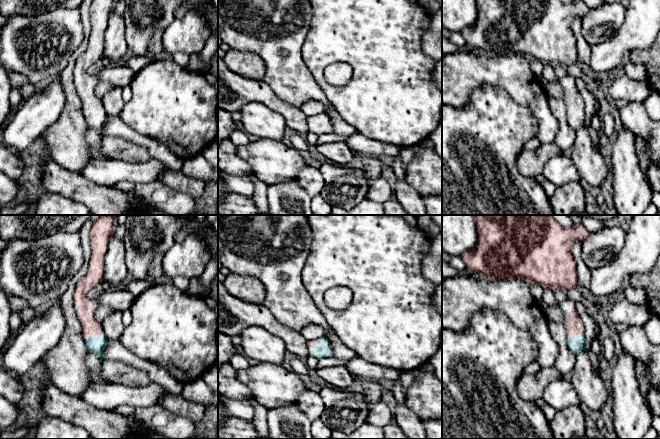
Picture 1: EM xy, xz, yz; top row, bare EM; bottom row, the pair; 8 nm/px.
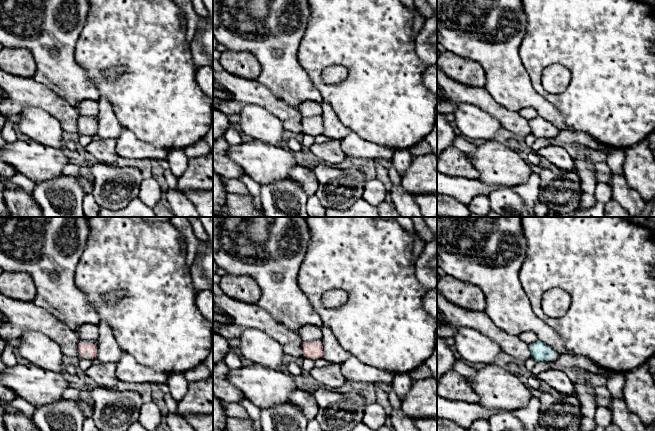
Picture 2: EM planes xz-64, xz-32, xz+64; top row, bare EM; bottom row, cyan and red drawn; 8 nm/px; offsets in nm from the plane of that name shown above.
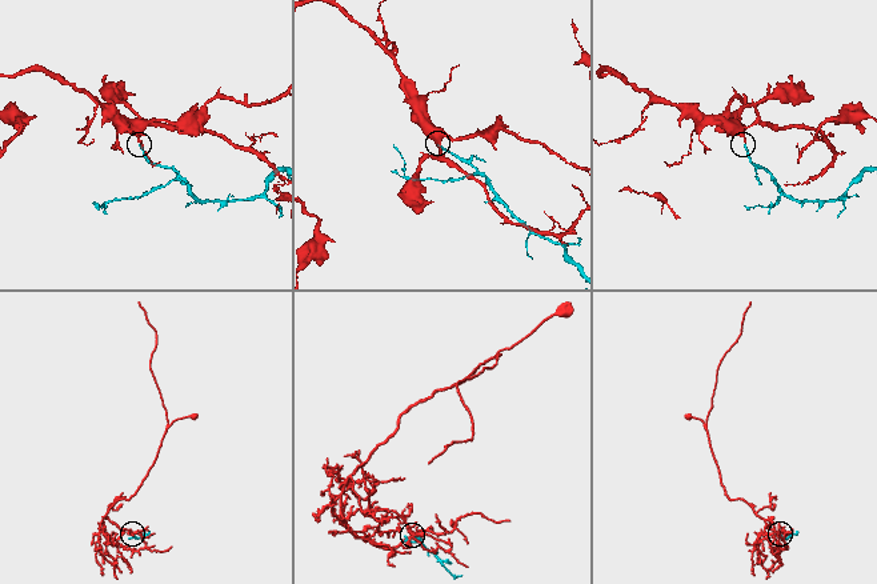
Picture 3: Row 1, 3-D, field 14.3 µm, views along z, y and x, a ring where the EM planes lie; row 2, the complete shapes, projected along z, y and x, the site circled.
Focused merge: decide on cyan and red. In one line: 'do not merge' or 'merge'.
merge

